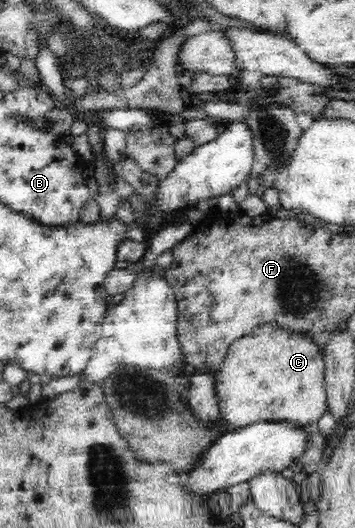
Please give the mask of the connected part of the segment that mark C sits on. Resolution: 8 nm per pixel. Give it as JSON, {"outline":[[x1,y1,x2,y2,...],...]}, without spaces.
{"outline":[[271,323,259,324,248,336,235,340,230,345,219,371,213,373,221,419,227,422,232,430,243,429,259,421,289,424,299,429,317,423,328,411,324,356,325,353,320,351,307,335,291,333,286,329,274,327]]}

